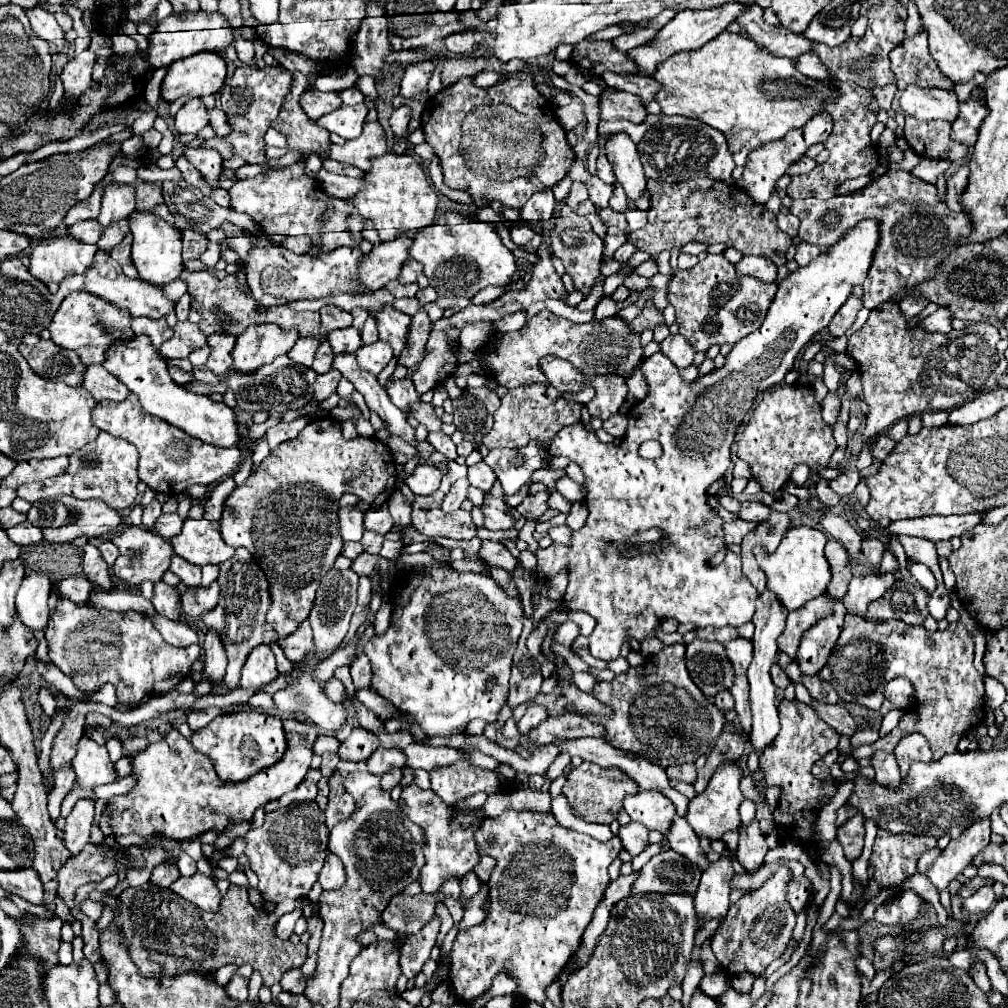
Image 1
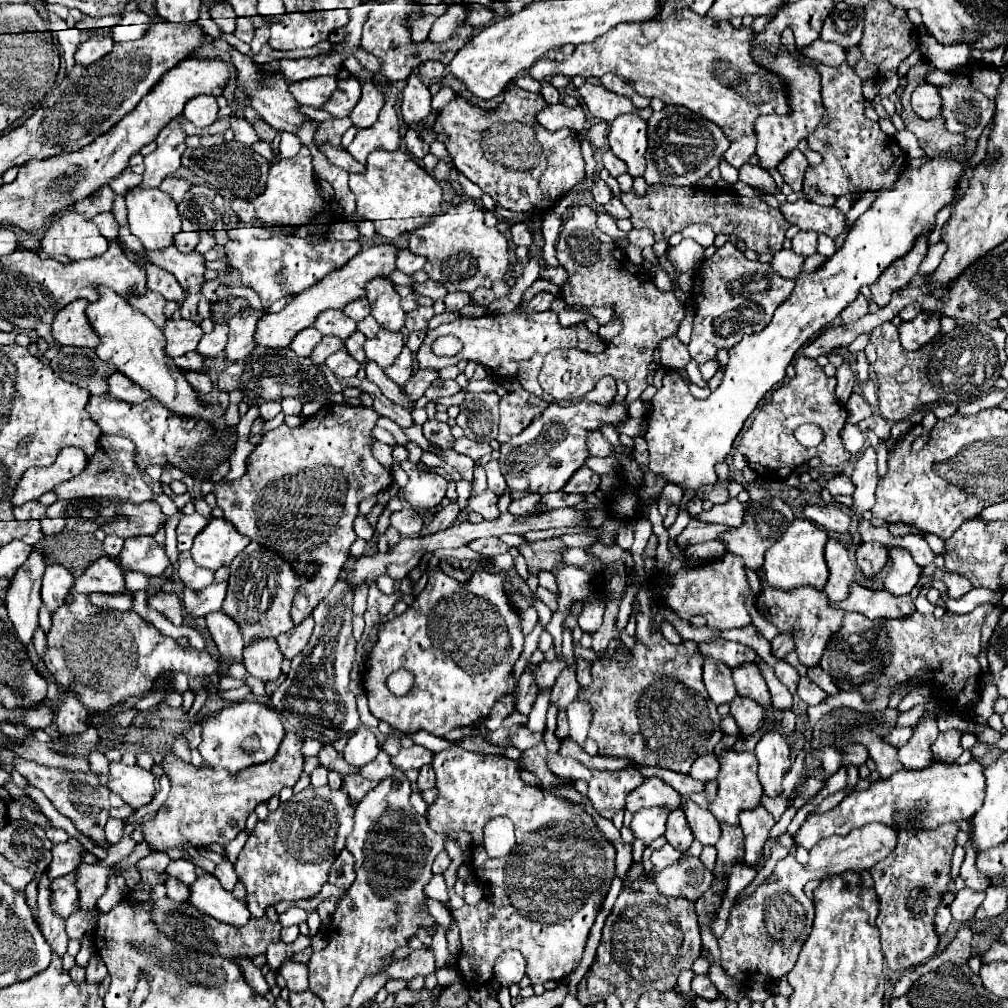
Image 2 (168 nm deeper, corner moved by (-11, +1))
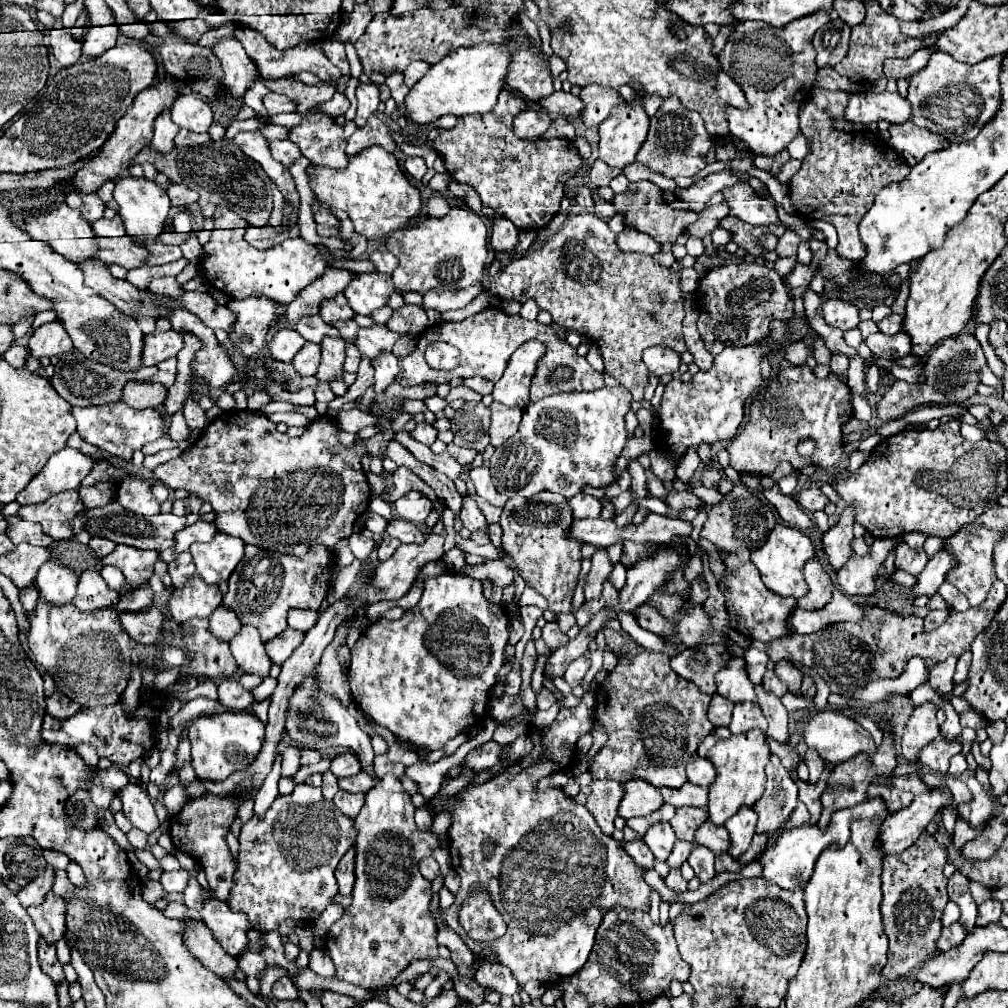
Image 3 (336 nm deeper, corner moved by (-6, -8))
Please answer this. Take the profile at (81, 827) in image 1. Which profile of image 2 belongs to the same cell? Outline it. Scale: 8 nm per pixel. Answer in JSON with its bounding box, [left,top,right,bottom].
[48,837,84,879]

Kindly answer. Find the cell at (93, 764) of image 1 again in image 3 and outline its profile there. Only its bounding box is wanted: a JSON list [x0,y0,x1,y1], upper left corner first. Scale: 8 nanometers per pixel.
[121,782,159,834]

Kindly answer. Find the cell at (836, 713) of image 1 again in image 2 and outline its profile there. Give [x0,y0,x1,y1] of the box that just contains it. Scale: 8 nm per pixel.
[798,677,828,705]

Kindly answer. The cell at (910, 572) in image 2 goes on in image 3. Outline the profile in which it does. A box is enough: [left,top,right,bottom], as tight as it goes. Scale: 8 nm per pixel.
[913,550,955,596]

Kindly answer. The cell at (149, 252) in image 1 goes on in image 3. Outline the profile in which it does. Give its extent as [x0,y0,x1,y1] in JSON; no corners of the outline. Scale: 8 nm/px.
[113,176,171,244]

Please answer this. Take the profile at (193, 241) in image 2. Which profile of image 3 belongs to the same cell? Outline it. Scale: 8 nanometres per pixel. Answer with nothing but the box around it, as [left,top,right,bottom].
[143,242,181,266]

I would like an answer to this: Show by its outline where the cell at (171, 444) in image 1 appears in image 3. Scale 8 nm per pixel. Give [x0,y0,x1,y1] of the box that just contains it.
[71,402,167,460]

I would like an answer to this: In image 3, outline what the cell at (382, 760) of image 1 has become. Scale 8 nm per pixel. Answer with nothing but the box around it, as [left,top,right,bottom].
[337,772,375,794]

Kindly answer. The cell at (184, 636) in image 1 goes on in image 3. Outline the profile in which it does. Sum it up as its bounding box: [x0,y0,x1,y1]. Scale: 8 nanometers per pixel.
[73,568,119,612]

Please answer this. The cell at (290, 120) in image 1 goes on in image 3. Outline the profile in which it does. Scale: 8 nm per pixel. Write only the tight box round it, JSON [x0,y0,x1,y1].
[211,36,259,108]

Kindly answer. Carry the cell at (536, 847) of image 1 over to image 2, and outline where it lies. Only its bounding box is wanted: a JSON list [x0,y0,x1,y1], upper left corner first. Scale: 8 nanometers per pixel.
[428,747,616,985]

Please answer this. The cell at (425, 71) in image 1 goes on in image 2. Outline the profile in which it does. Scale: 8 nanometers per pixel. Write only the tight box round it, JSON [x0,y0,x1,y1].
[418,61,444,79]

